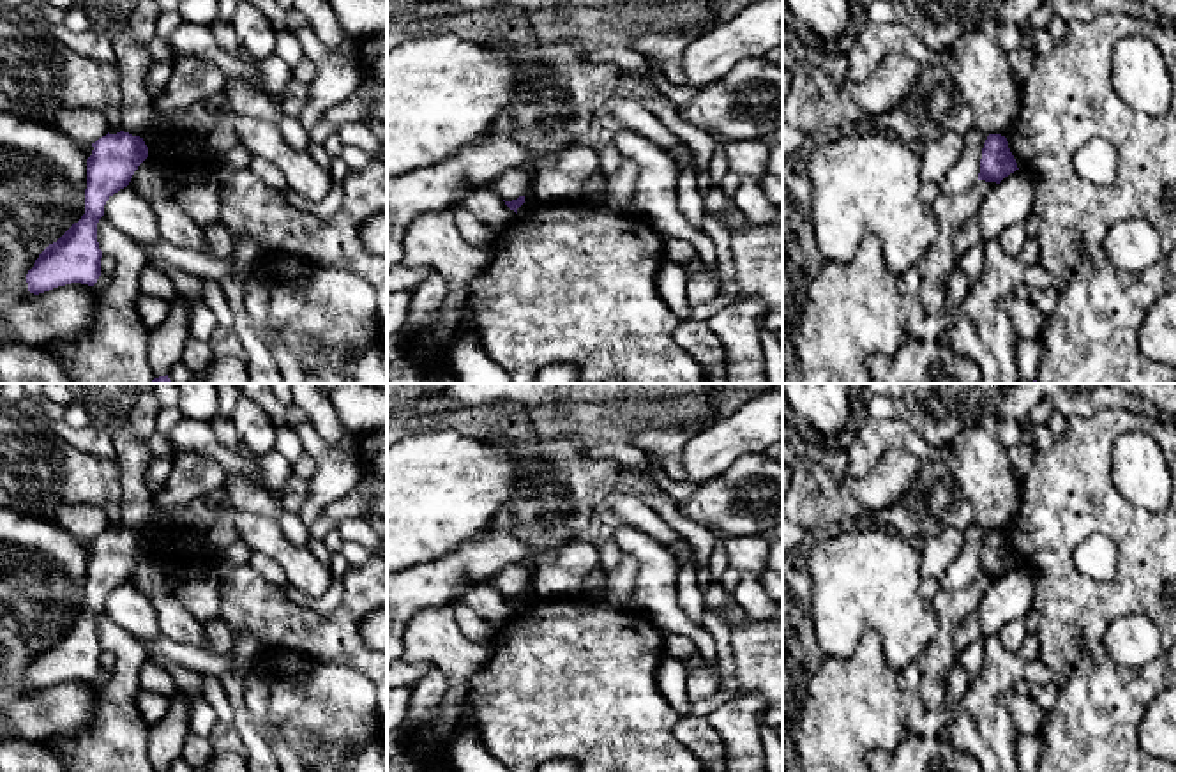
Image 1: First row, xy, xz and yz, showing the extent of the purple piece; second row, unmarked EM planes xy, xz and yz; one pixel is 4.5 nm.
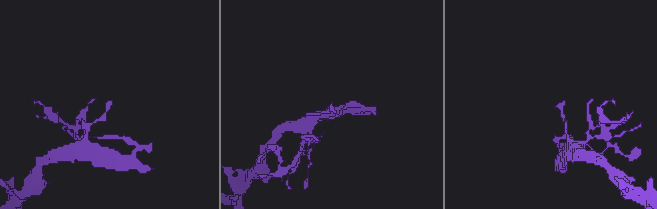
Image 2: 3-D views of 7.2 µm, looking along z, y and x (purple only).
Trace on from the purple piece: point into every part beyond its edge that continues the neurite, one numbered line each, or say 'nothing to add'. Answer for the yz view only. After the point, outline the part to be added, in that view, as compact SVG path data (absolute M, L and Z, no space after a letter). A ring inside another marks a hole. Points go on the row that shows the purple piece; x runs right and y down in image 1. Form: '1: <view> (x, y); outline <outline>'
nothing to add

